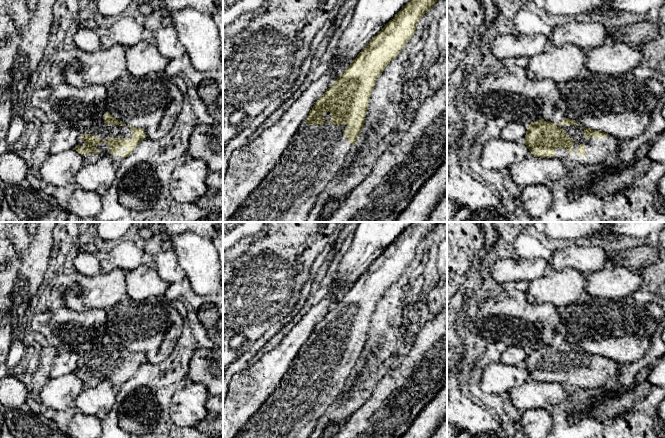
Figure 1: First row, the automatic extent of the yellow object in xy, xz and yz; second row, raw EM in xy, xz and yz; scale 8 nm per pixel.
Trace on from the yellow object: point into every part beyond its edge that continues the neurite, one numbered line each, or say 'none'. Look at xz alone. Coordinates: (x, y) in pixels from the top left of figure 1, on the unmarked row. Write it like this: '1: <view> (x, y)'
1: xz (316, 378)

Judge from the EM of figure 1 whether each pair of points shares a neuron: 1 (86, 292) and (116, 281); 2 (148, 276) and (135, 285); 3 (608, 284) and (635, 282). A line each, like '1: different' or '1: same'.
1: same
2: same
3: same

